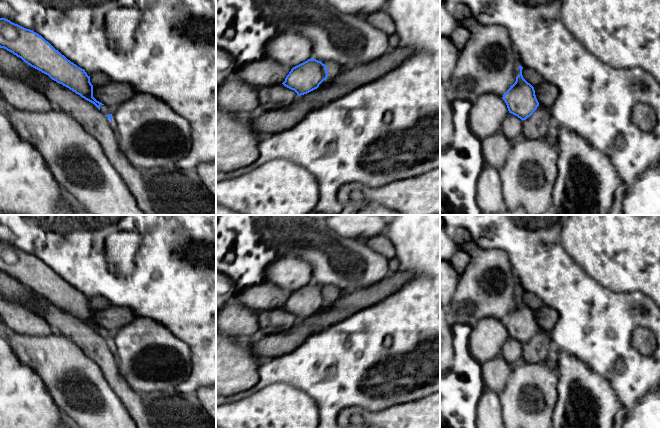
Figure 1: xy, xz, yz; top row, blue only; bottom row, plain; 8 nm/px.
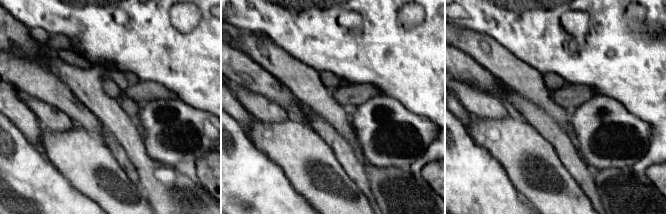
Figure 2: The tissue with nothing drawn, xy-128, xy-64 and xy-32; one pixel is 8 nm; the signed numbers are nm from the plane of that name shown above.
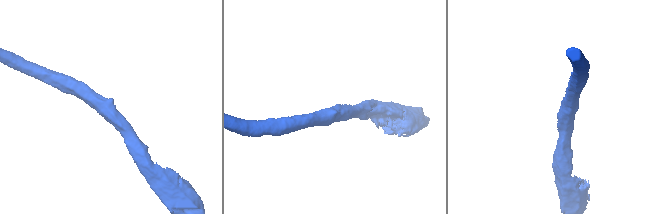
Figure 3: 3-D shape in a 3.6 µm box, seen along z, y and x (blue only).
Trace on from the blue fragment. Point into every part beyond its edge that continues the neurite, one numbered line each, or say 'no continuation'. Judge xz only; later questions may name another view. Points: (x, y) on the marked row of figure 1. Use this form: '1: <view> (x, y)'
no continuation

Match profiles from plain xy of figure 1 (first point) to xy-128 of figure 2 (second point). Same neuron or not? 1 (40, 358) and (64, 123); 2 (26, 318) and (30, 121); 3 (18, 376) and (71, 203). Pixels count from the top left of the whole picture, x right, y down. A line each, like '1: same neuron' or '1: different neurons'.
1: different neurons
2: different neurons
3: same neuron

